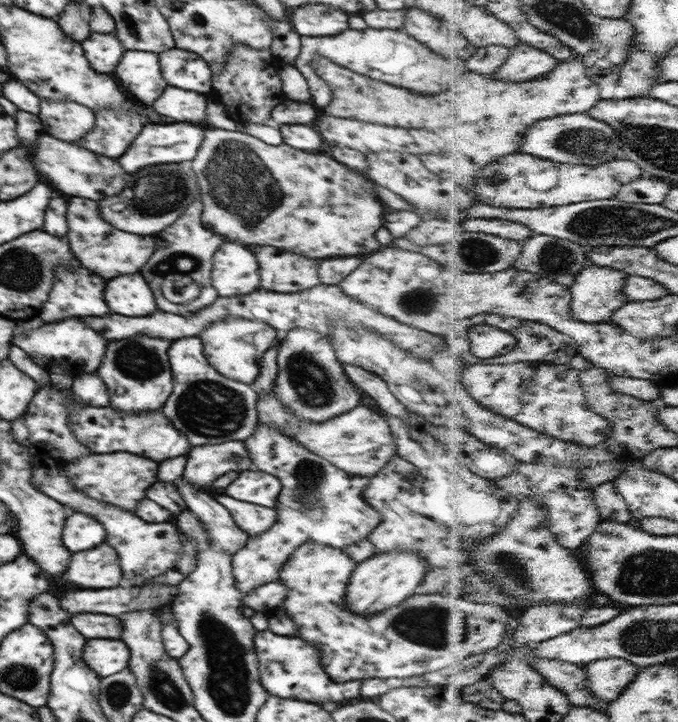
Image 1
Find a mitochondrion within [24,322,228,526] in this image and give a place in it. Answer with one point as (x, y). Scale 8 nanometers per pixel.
(139, 360)

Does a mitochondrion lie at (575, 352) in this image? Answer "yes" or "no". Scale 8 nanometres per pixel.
no

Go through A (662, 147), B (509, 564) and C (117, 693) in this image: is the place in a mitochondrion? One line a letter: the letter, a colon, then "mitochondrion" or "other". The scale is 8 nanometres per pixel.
A: mitochondrion
B: mitochondrion
C: mitochondrion

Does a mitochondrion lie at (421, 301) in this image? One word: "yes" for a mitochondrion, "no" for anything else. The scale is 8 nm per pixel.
yes

